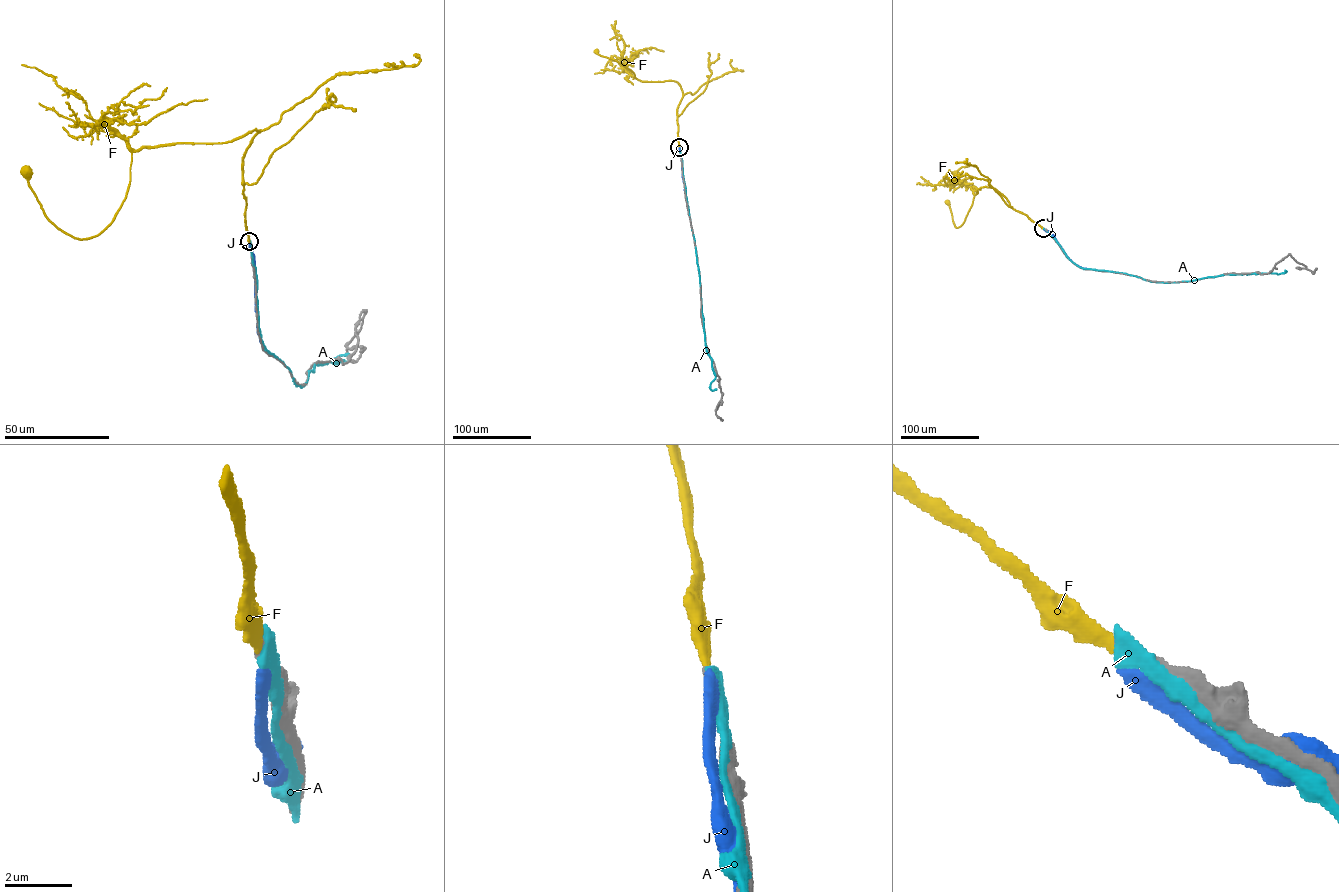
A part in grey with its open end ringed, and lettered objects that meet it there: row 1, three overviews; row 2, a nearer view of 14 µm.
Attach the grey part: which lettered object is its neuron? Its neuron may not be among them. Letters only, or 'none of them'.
F

